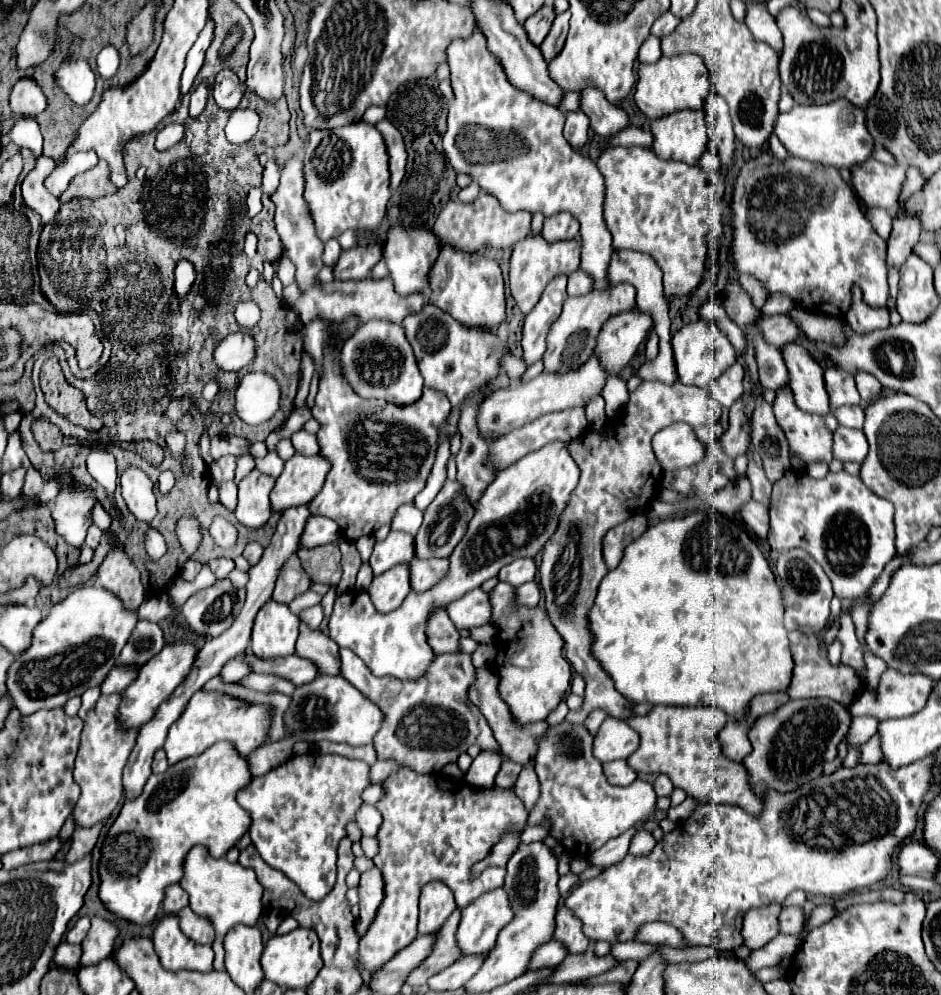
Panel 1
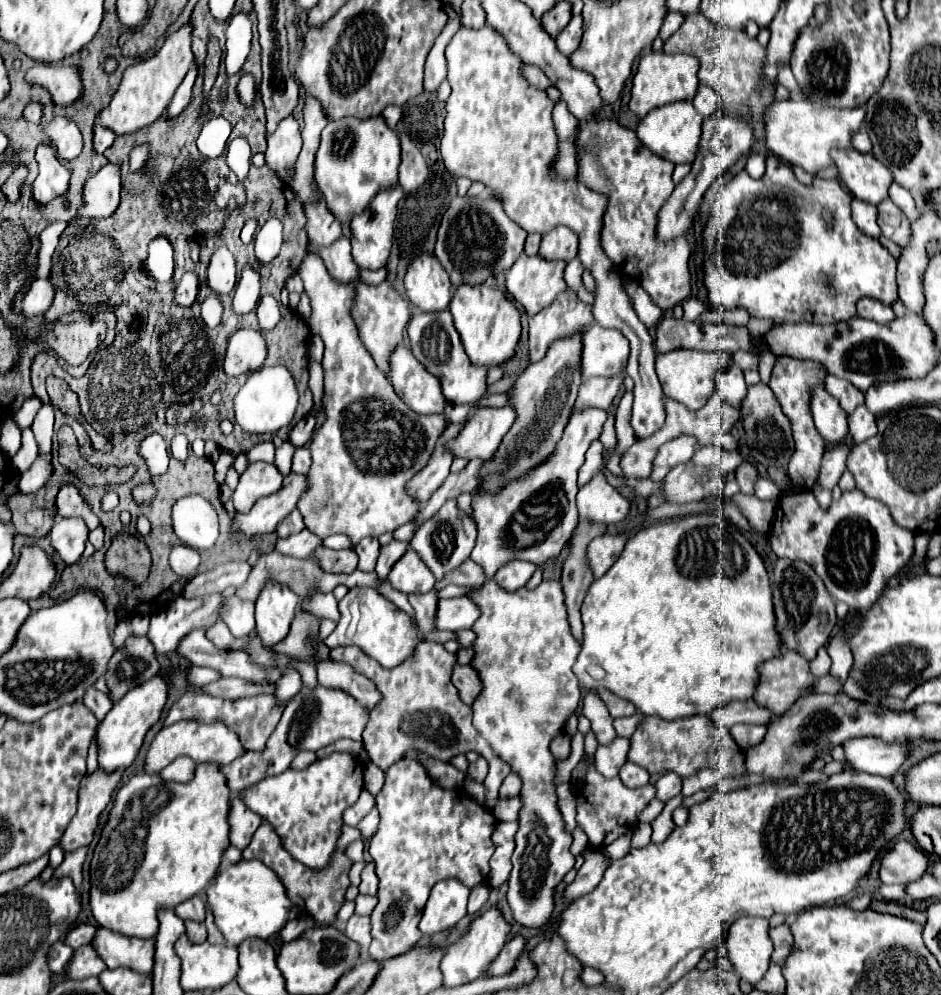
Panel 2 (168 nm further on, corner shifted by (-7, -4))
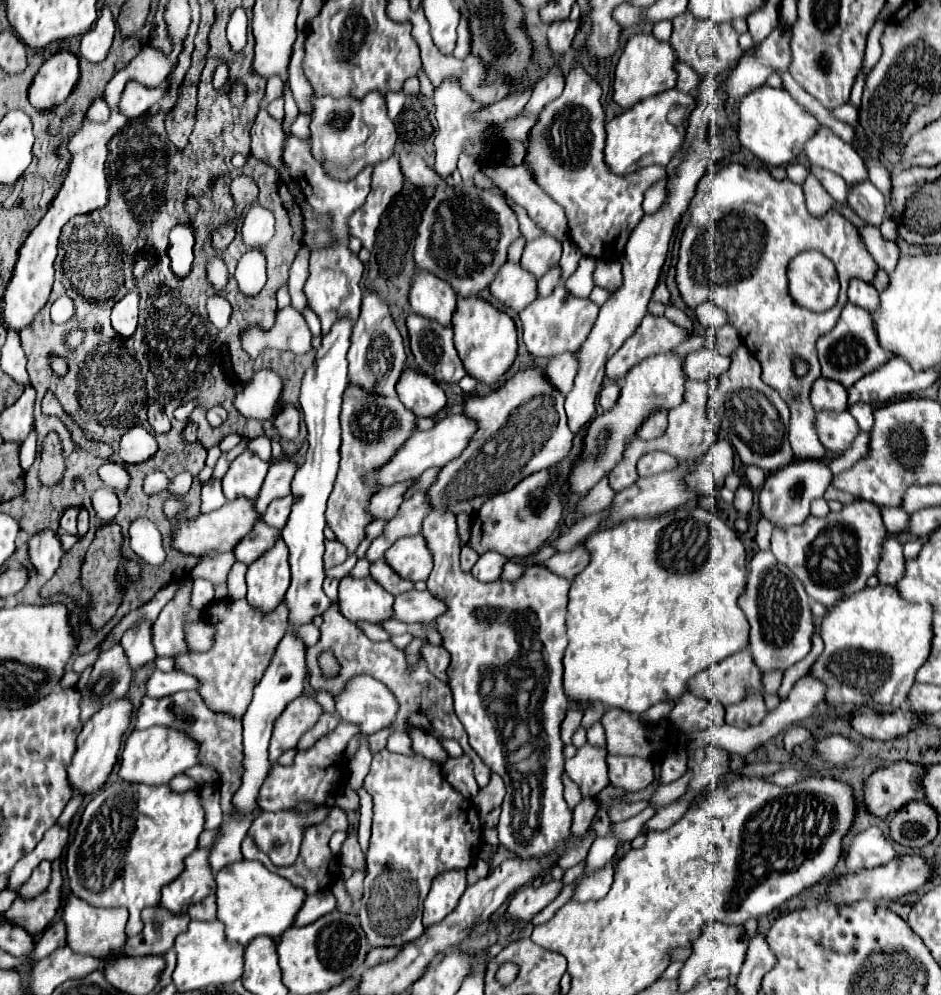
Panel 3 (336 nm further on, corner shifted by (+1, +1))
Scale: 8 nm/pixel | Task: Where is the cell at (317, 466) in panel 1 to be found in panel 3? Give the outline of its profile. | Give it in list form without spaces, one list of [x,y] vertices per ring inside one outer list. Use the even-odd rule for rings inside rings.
[[[235,499],[235,501],[227,501],[221,509],[201,515],[195,521],[179,521],[173,527],[173,547],[181,553],[191,553],[191,555],[219,555],[225,551],[233,551],[235,543],[239,543],[239,539],[243,539],[243,535],[247,535],[247,531],[251,531],[251,527],[255,527],[255,523],[259,521],[259,515],[255,515],[255,507],[251,507],[251,499]]]

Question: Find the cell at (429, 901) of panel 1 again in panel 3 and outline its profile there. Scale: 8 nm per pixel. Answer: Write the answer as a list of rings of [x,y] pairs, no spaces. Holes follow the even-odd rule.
[[[445,871],[433,879],[423,909],[423,925],[429,927],[447,917],[467,889],[465,871]]]

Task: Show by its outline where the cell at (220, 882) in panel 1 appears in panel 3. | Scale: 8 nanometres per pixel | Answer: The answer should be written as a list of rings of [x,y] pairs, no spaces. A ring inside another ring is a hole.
[[[249,859],[223,867],[215,875],[215,883],[217,883],[217,891],[215,891],[217,921],[225,925],[227,939],[237,941],[243,947],[259,935],[279,937],[285,929],[293,925],[293,919],[305,899],[305,893],[299,887],[291,885],[281,875],[267,871],[263,863]]]

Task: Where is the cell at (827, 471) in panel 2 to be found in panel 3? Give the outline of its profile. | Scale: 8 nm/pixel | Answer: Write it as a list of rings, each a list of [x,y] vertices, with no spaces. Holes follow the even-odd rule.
[[[805,459],[805,461],[793,461],[787,467],[767,475],[761,495],[759,495],[759,509],[761,515],[765,515],[771,523],[787,527],[787,525],[799,525],[809,515],[809,505],[813,499],[823,497],[831,483],[831,469],[823,461]]]

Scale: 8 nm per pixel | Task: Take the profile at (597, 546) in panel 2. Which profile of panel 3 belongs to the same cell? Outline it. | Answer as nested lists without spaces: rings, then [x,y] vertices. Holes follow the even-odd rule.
[[[581,543],[571,551],[565,553],[555,553],[551,559],[545,561],[545,567],[569,581],[575,579],[577,573],[581,573],[587,567],[587,561],[591,561],[591,553],[587,551],[587,547]]]

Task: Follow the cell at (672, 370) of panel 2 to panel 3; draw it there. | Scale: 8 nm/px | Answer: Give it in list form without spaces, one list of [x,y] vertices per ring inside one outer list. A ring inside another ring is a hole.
[[[677,353],[651,355],[643,363],[635,365],[623,379],[621,397],[617,405],[589,423],[581,463],[579,461],[575,463],[571,477],[569,477],[571,491],[585,495],[605,473],[609,473],[615,467],[615,463],[621,459],[625,443],[635,435],[637,427],[643,423],[643,419],[651,411],[659,407],[673,409],[679,403],[683,403],[685,383],[687,383],[687,375],[683,375],[683,357]]]

